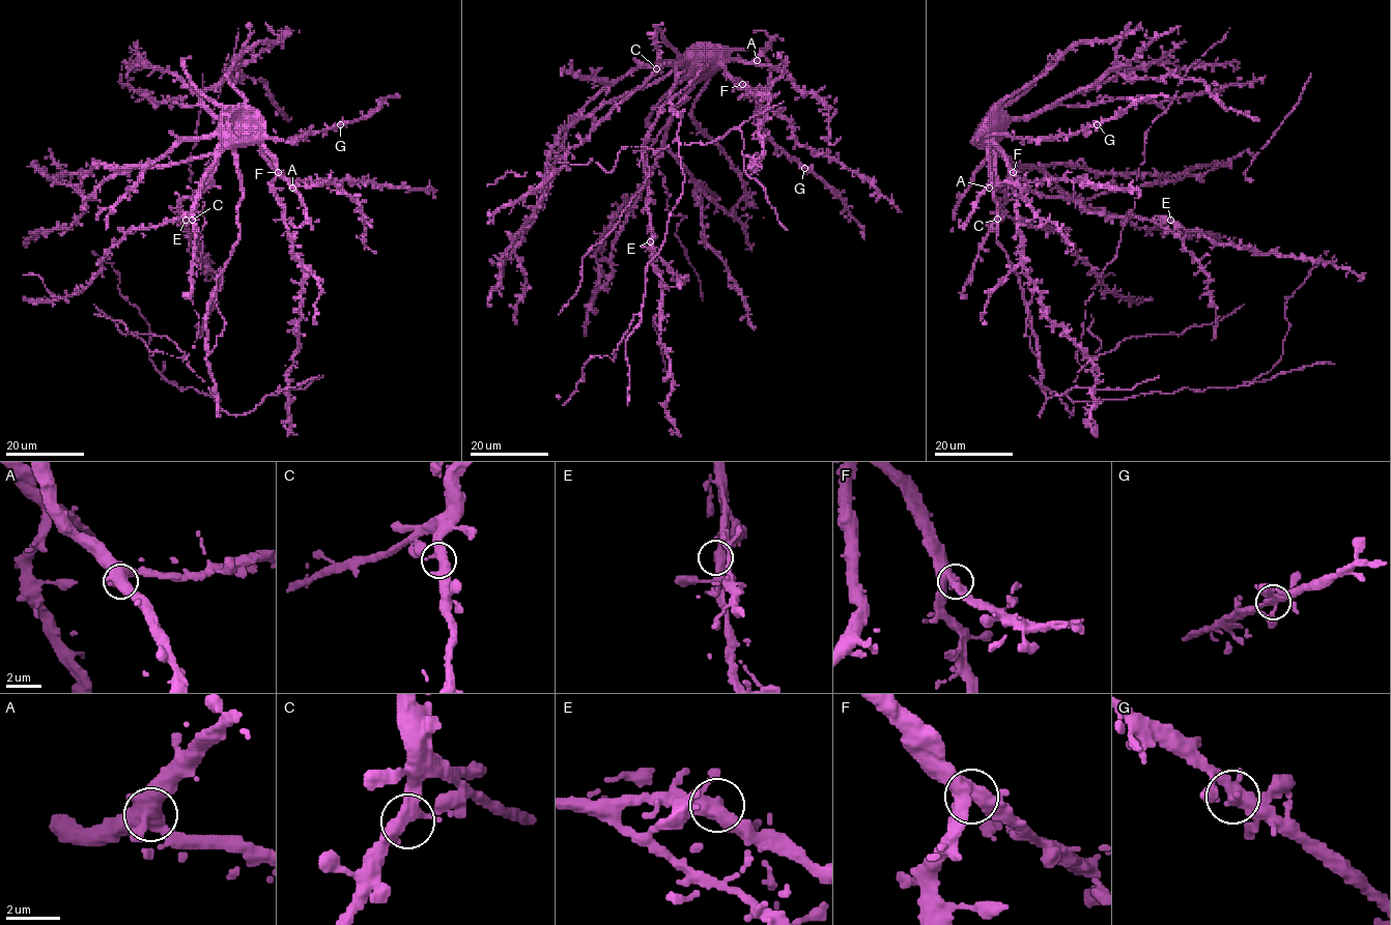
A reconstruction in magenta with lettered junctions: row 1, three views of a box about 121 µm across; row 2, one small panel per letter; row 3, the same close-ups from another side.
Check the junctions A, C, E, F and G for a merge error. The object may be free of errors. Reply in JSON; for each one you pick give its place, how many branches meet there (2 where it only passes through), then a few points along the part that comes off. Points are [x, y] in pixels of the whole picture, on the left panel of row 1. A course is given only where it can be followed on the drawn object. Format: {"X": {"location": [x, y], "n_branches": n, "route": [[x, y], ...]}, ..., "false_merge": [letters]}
{"false_merge": []}

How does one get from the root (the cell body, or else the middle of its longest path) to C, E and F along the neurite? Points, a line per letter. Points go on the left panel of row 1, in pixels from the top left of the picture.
C: (217, 277), (239, 232), (243, 188), (229, 147), (202, 186), (192, 220)
E: (217, 277), (239, 232), (243, 188), (229, 147), (220, 154), (211, 182), (180, 199), (178, 211), (186, 220)
F: (217, 277), (238, 239), (237, 206), (243, 188), (236, 147), (254, 141), (278, 172)

